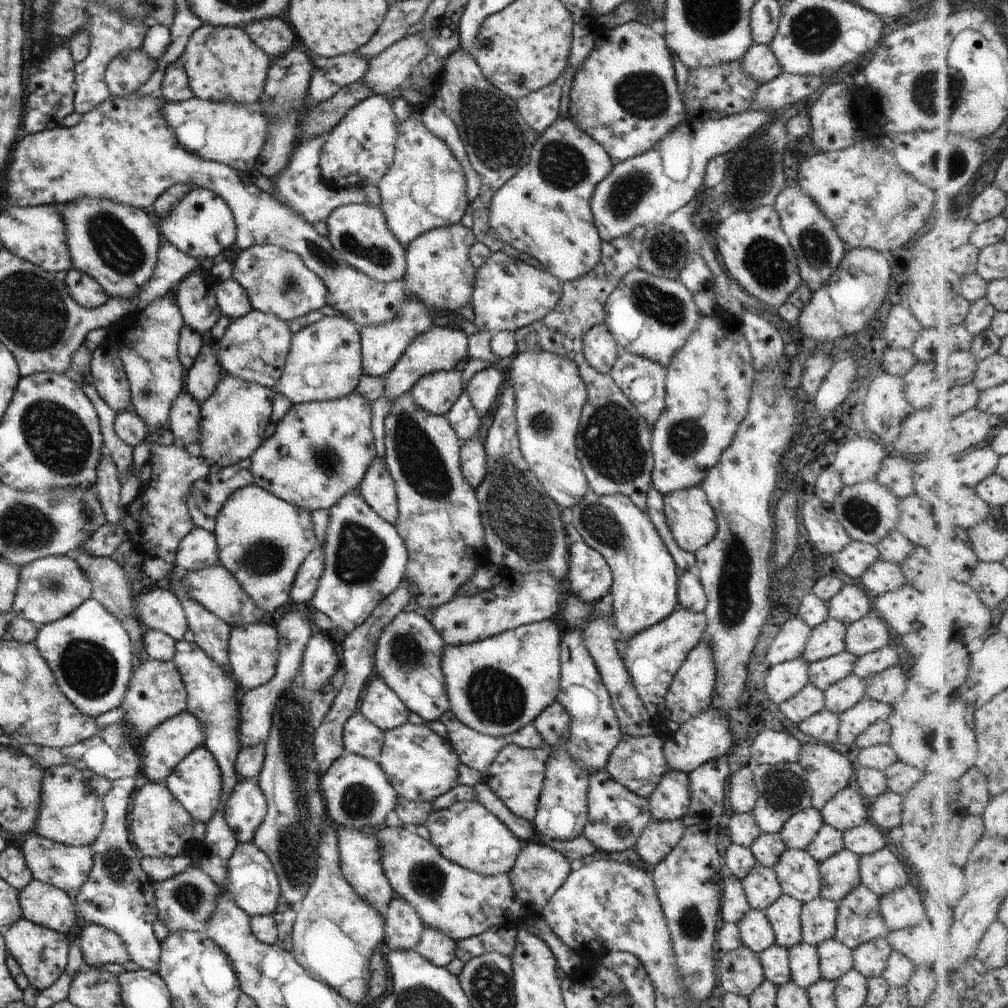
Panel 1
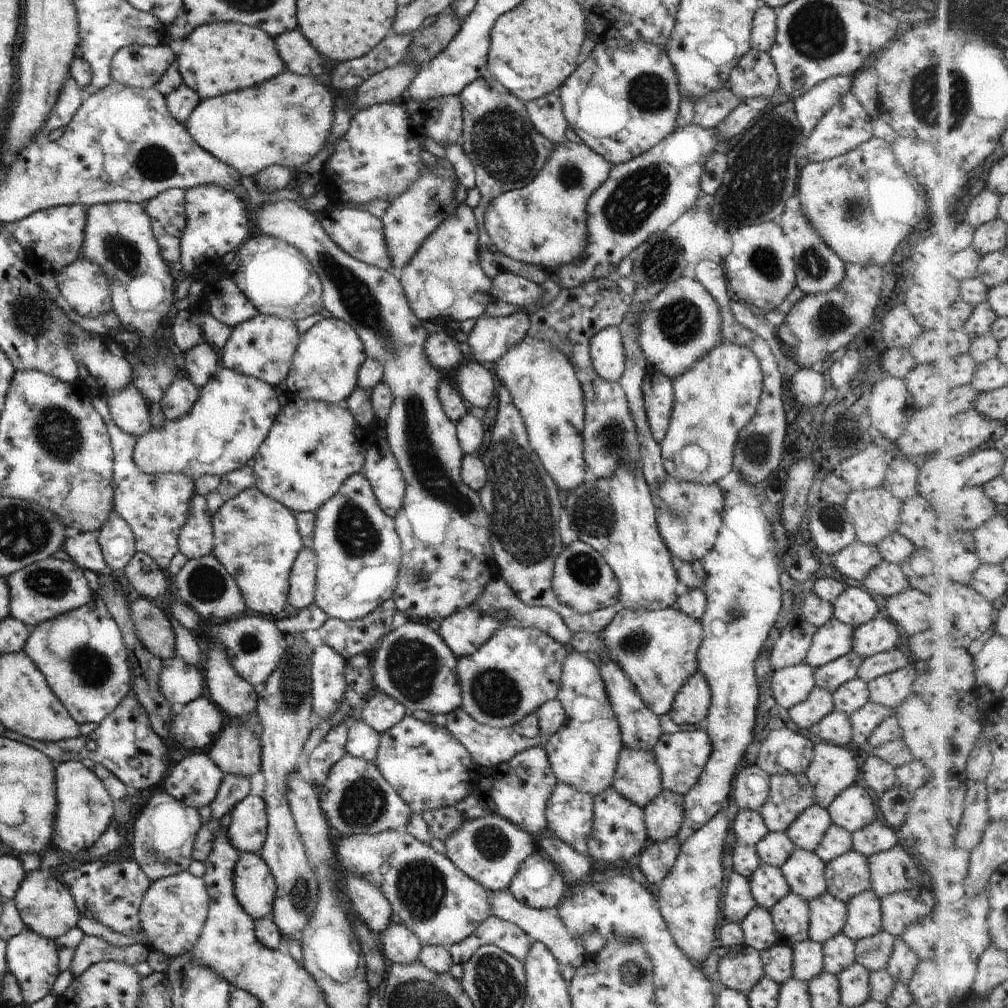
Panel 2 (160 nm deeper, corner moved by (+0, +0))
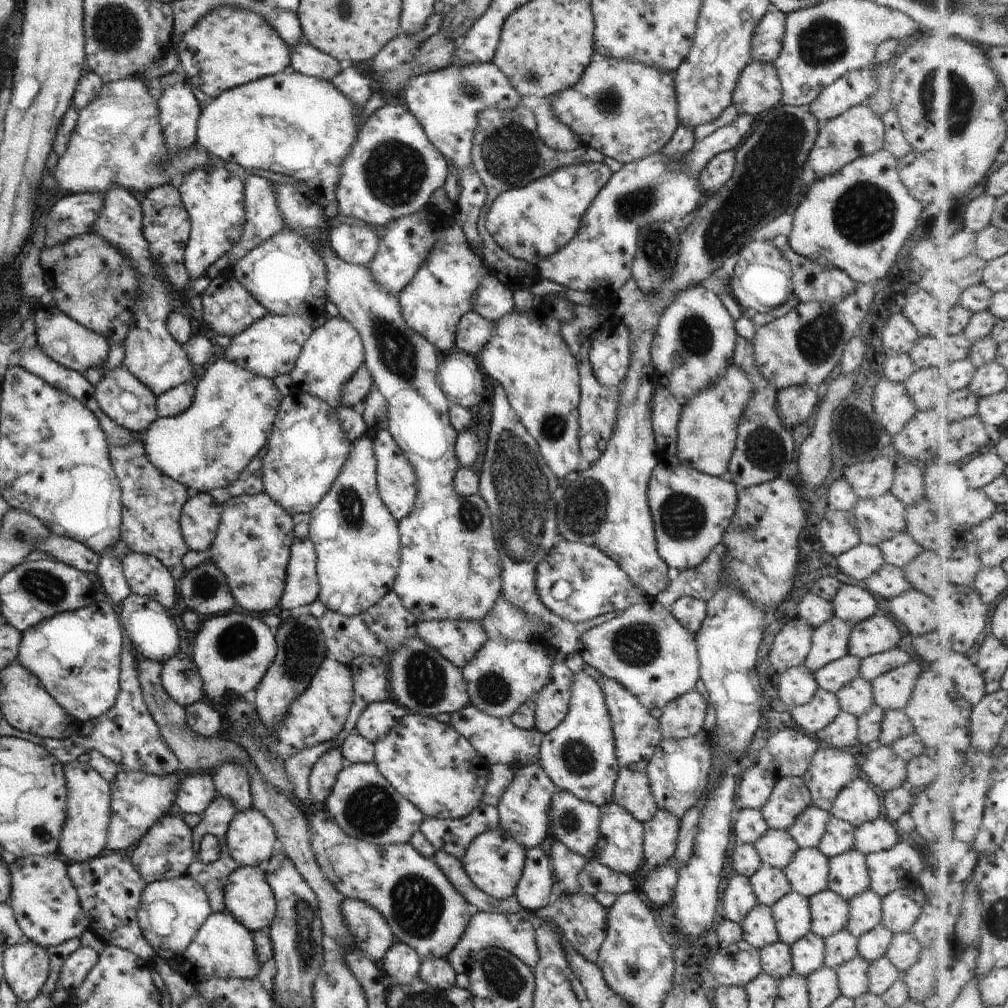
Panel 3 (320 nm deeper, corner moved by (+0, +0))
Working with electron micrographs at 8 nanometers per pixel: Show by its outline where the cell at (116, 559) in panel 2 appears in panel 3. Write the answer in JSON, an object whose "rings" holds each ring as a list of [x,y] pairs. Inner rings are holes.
{"rings":[[[118,538],[113,548],[101,556],[97,571],[94,573],[100,588],[105,591],[114,604],[120,604],[132,593],[126,582],[119,559],[127,552],[125,541]]]}

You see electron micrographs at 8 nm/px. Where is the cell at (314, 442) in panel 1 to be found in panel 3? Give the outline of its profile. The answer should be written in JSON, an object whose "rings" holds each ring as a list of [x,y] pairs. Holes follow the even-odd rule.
{"rings":[[[293,390],[281,398],[262,451],[264,492],[291,515],[311,513],[329,491],[351,451],[335,408],[317,396]]]}

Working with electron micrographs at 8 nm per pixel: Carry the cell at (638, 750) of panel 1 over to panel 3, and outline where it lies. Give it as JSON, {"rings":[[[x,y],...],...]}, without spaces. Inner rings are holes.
{"rings":[[[619,768],[611,802],[625,808],[642,824],[658,809],[645,772],[632,769]]]}

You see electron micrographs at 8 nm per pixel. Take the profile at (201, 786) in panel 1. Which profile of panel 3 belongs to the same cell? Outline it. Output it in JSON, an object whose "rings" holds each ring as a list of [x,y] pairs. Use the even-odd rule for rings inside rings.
{"rings":[[[191,772],[180,783],[175,809],[186,814],[202,815],[218,796],[209,772]]]}

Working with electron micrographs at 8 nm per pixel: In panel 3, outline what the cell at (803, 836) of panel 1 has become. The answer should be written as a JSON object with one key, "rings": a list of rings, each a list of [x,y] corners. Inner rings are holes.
{"rings":[[[809,806],[792,823],[787,831],[796,841],[799,848],[816,849],[820,844],[822,835],[828,826],[831,813],[823,811],[818,807]]]}

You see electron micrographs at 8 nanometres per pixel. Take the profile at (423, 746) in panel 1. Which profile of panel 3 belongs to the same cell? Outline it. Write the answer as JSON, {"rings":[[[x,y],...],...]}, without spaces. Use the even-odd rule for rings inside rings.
{"rings":[[[409,711],[384,738],[376,742],[374,764],[406,800],[426,817],[433,819],[461,819],[468,816],[482,802],[484,787],[490,774],[485,760],[451,724]]]}

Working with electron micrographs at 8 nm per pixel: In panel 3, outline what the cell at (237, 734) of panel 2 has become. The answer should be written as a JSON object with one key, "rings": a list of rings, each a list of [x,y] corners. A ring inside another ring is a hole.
{"rings":[[[228,762],[210,775],[219,796],[227,798],[238,813],[253,806],[249,776],[245,767]]]}

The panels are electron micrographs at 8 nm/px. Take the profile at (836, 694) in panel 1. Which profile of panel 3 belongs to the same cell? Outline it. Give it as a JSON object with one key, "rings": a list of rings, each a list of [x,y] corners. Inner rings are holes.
{"rings":[[[859,676],[843,686],[836,694],[840,708],[852,716],[859,717],[875,704],[871,683]]]}

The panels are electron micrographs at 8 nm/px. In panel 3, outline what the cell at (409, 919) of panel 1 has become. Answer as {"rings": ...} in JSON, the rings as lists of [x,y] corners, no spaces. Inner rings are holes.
{"rings":[[[395,942],[386,952],[382,970],[388,985],[407,987],[418,977],[421,958],[404,943]]]}

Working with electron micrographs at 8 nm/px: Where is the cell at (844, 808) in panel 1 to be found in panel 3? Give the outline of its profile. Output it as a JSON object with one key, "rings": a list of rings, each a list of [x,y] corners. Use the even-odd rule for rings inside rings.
{"rings":[[[856,776],[838,792],[830,813],[857,827],[881,815],[880,798],[870,784]]]}

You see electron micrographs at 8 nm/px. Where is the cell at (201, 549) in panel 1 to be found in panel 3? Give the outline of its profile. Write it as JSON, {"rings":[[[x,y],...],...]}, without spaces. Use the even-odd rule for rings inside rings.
{"rings":[[[208,492],[190,495],[179,520],[182,538],[189,550],[206,552],[210,548],[221,521],[222,507]]]}

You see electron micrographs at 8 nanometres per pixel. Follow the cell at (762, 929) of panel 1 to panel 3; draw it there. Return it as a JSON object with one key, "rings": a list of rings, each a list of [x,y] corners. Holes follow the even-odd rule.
{"rings":[[[760,902],[746,915],[741,929],[743,940],[756,950],[779,941],[771,907]]]}

